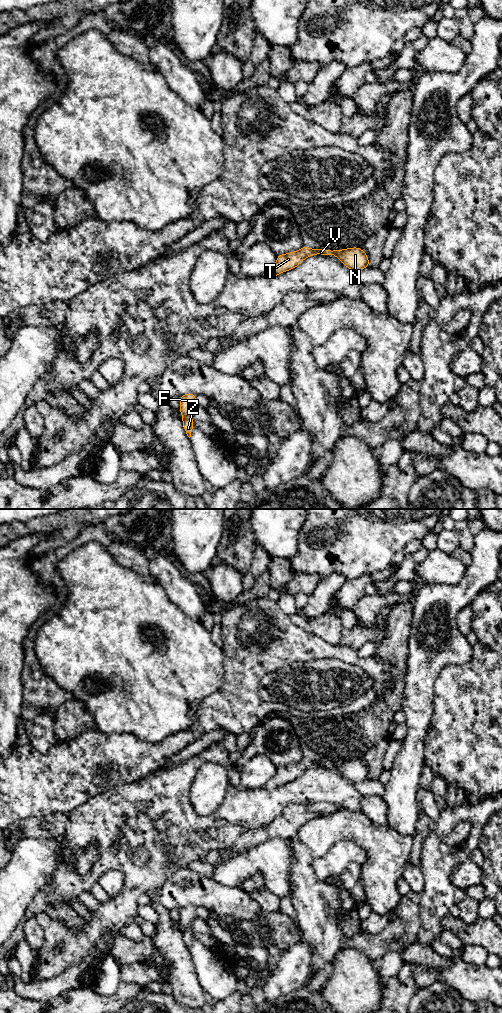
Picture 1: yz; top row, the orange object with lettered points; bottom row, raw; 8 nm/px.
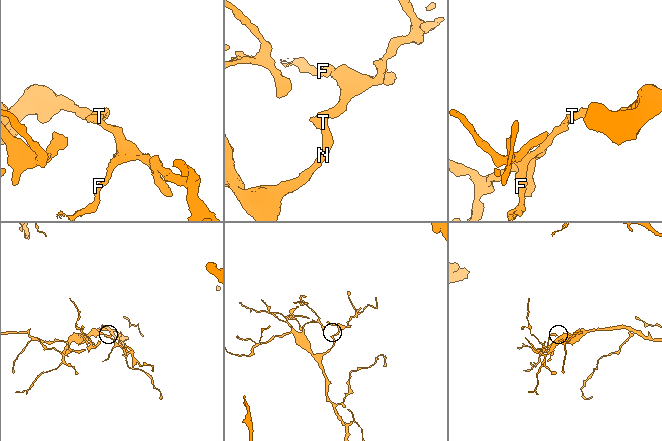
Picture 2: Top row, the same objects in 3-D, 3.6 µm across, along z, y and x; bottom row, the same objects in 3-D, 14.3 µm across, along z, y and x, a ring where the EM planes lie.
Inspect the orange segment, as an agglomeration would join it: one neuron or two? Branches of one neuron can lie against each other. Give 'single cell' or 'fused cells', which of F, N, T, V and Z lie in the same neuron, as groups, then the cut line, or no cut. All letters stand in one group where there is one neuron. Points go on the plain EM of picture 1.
single cell; groups F N T V Z; cut none

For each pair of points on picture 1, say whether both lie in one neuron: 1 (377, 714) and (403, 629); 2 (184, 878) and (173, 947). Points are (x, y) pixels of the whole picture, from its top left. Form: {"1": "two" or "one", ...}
{"1": "one", "2": "two"}

